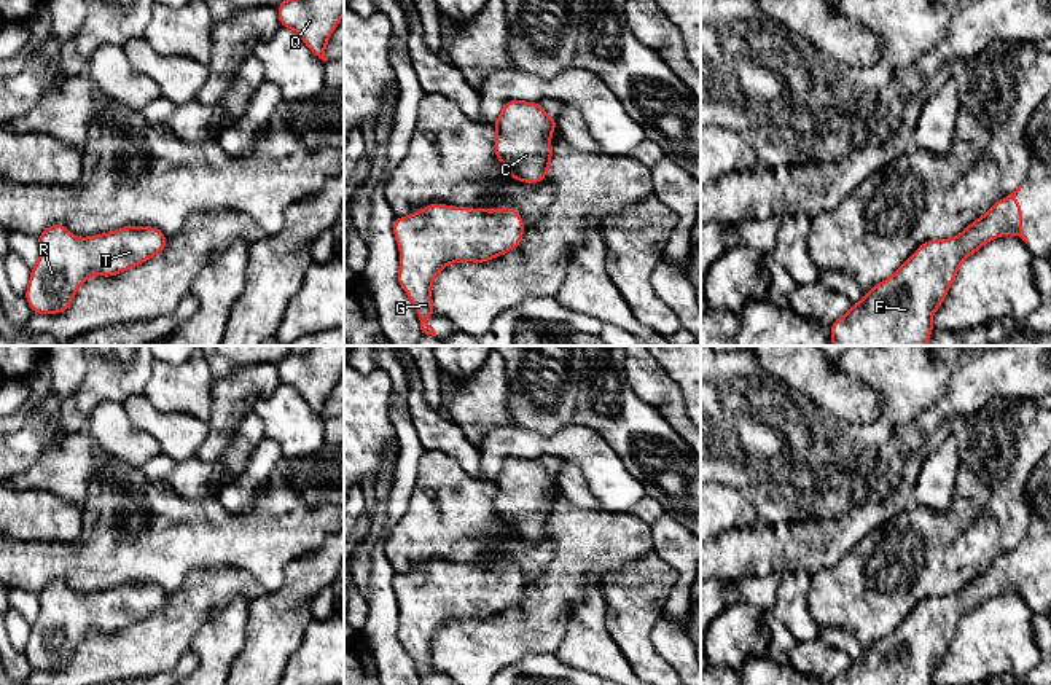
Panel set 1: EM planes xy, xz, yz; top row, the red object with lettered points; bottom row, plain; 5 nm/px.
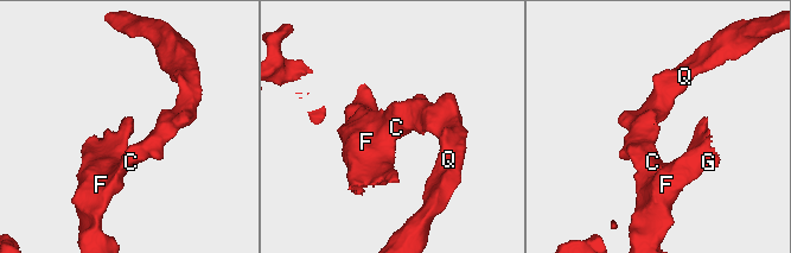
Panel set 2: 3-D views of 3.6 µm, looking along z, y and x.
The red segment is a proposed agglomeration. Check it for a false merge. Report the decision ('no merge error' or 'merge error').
no merge error

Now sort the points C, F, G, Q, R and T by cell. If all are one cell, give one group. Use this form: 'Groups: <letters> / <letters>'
Groups: C F G Q R T

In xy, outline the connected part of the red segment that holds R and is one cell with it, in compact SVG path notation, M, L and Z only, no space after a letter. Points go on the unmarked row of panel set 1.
M64 581L48 583L38 594L40 615L30 626L25 656L35 671L61 671L92 632L111 634L135 624L166 605L158 585L123 583L89 594L73 593Z

